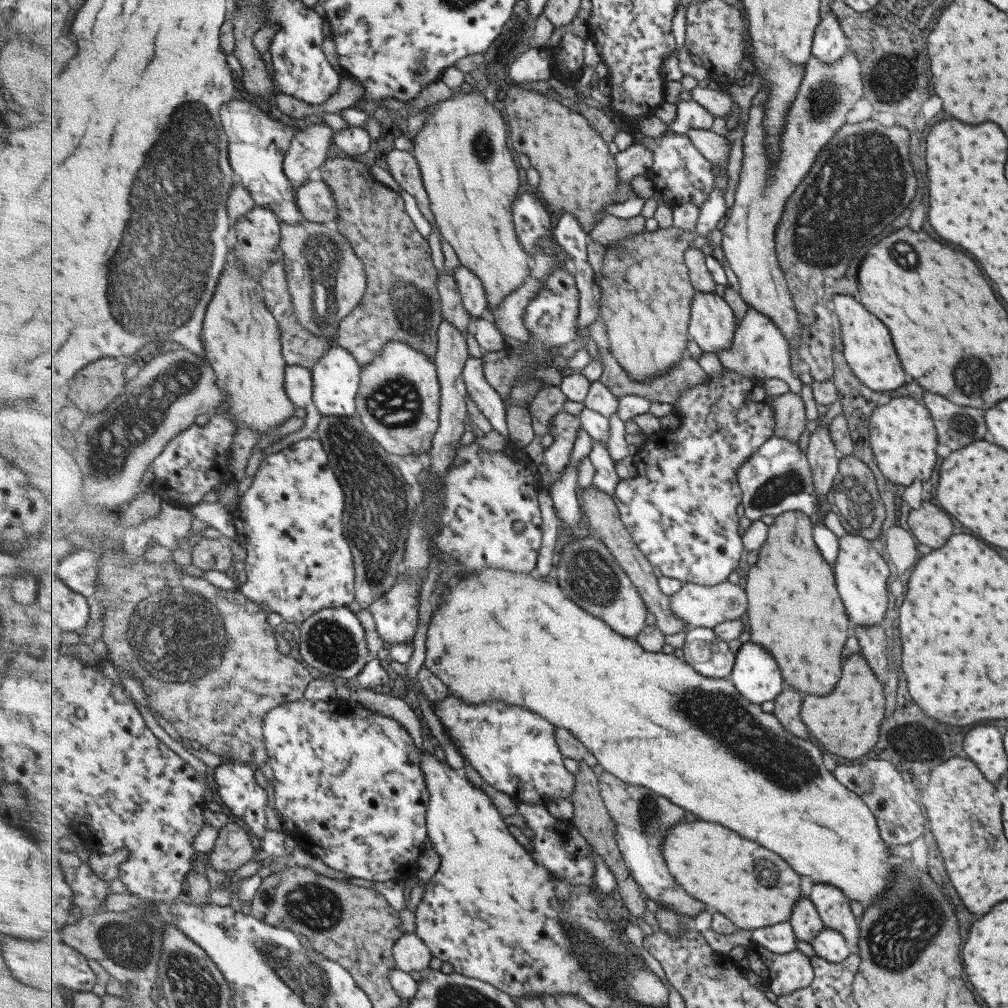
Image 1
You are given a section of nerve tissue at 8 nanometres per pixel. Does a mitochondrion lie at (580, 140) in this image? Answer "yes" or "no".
no

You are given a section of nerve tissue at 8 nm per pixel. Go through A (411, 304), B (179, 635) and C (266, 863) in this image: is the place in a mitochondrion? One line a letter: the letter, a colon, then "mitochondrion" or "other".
A: mitochondrion
B: mitochondrion
C: other

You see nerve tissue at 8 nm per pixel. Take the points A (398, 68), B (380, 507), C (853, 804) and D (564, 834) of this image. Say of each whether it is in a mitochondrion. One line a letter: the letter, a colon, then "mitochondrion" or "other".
A: other
B: mitochondrion
C: other
D: other

